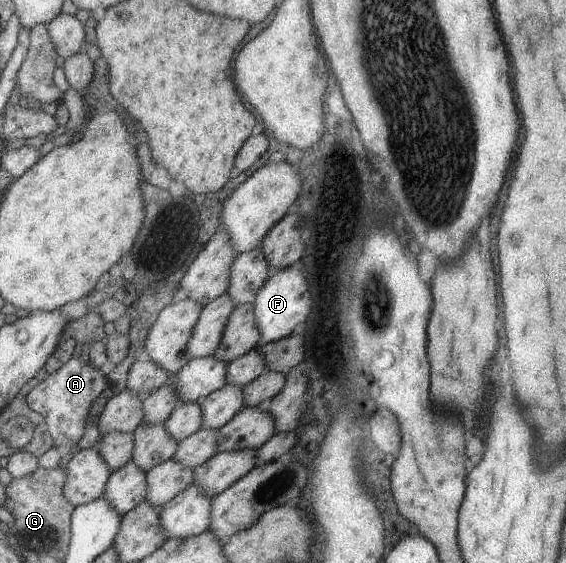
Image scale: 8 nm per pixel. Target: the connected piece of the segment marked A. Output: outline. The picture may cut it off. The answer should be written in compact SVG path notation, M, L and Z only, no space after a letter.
M71 356L60 369L56 369L54 373L50 373L50 375L43 381L40 381L38 385L34 385L34 388L26 395L25 401L31 411L38 413L44 419L53 445L64 453L74 447L82 437L88 409L90 409L92 401L94 401L106 387L108 387L108 381L106 381L106 377L99 371L98 367L94 367L90 361L85 360L82 356Z

